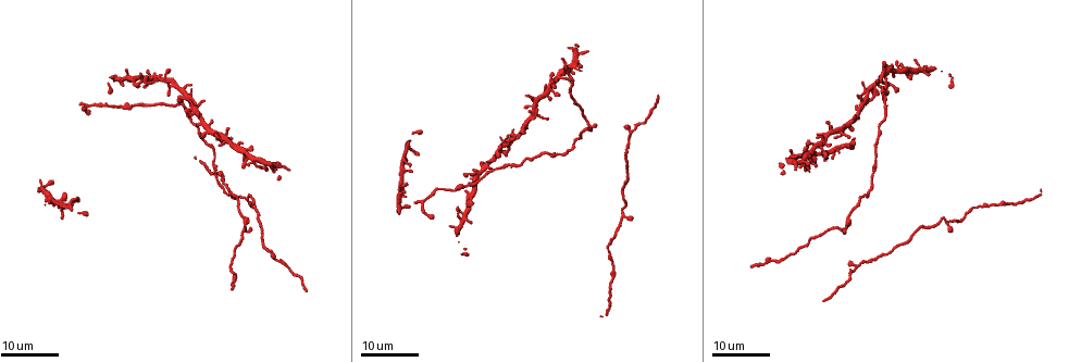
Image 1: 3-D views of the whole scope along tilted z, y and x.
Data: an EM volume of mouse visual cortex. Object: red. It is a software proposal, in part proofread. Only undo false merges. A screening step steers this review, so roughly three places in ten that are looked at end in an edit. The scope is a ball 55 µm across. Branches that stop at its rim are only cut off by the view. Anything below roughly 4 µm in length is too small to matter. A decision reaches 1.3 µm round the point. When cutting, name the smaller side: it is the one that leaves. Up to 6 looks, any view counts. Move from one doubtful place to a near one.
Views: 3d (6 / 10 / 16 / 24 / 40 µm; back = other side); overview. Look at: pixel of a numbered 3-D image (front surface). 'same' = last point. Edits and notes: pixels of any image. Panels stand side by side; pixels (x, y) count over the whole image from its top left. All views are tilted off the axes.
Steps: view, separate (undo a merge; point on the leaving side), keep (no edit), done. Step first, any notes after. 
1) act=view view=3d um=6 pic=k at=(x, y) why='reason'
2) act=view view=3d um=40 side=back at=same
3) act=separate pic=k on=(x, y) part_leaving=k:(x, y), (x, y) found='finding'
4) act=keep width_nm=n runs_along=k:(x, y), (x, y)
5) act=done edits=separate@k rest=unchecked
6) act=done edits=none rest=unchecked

act=view view=3d um=24 pic=1 at=(589, 127) why='thin arm on a thick one'

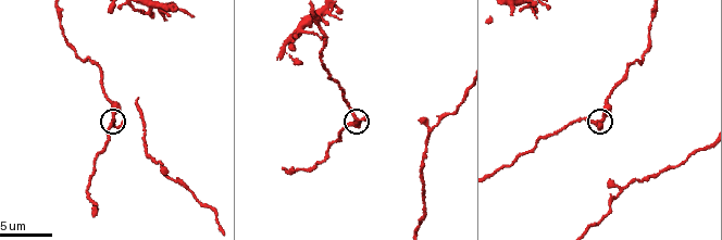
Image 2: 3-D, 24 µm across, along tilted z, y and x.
act=view view=3d um=6 pic=2 at=(597, 121) why='zoom in'

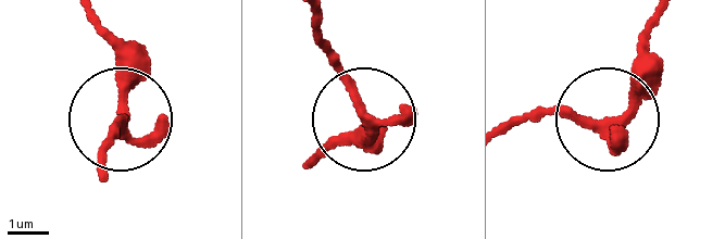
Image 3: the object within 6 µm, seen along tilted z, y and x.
act=keep side_arm_um=21 runs_along=3:(661, 16), (630, 104), (586, 124), (553, 114), (508, 122) found='one neuron here'

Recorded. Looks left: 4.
act=view view=3d um=16 pic=1 at=(502, 168)

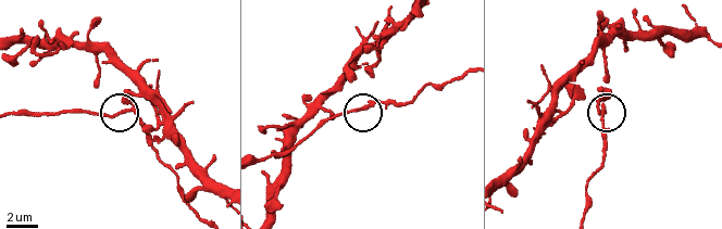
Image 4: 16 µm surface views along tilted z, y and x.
act=view view=3d um=6 pic=4 at=(369, 107)

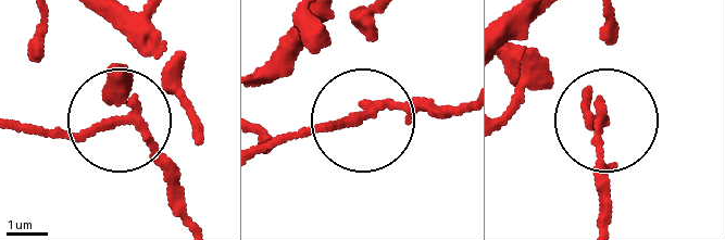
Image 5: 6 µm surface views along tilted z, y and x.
act=view view=3d um=6 side=back pic=5 at=(114, 122) why='other side'

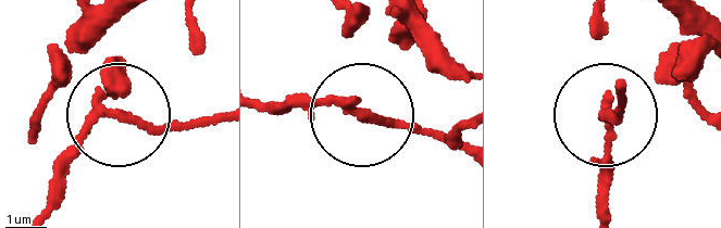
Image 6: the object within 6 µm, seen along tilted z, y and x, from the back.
act=separate pic=6 on=(159, 135) width_nm=210 part_leaving=6:(110, 109), (169, 130), (221, 123) found='a second neuron is stuck on'

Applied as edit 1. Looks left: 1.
act=view view=3d um=10 pic=2 at=(428, 133) why='a fork'

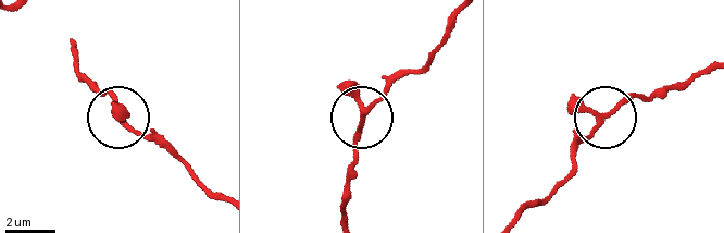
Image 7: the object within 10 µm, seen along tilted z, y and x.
act=keep arms=3 found='continuous, no second neuron'

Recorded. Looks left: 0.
act=done edits=separate@6 rest=unchecked

